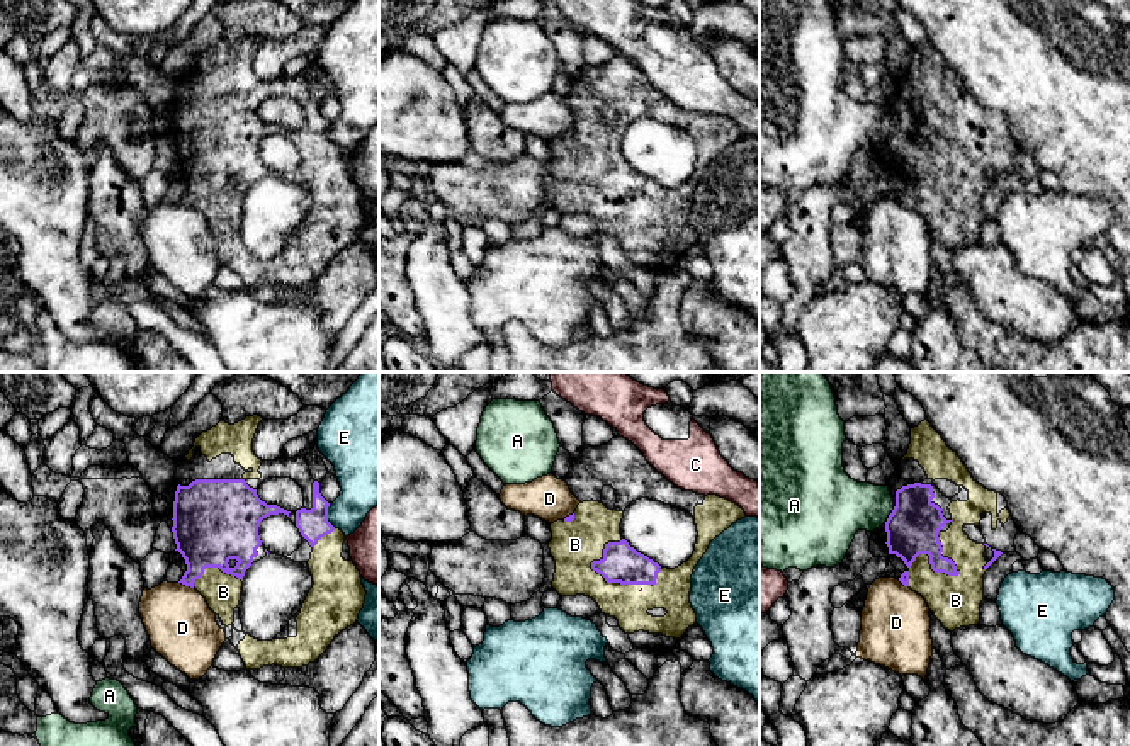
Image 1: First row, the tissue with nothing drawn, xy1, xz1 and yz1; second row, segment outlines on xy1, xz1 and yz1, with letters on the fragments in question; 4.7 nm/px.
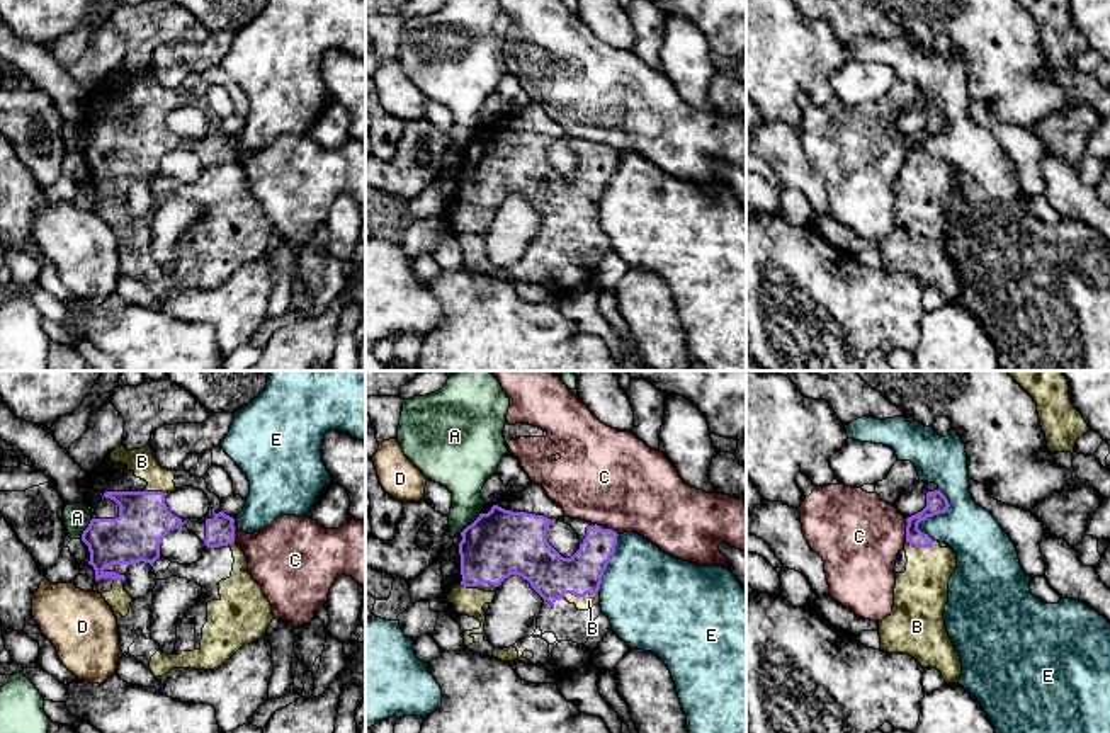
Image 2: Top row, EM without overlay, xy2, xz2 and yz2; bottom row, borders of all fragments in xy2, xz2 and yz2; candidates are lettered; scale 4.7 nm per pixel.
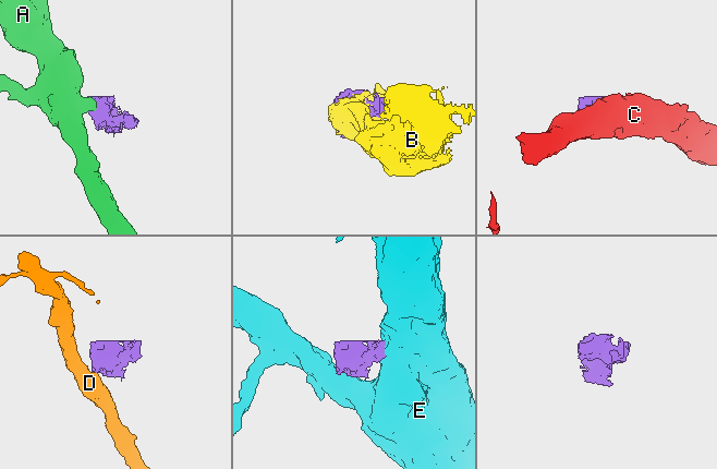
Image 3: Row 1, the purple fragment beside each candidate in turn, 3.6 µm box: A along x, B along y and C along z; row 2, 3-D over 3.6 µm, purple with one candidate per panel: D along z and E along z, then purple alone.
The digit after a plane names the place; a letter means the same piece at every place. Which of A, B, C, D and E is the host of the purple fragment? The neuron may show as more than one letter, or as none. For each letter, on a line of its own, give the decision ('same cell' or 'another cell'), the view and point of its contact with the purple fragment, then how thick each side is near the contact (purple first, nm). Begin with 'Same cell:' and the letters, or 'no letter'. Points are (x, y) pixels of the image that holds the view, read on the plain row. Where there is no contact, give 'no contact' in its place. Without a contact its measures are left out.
Same cell: B
A: another cell; contact xz2 (471, 143); calibres 320 and 220 nm
B: same cell; contact xz1 (629, 203); calibres 180 and 180 nm
C: another cell; contact xy2 (233, 150); calibres 140 and 300 nm
D: another cell; contact xy1 (186, 204); calibres 280 and 320 nm
E: another cell; contact yz2 (932, 135); calibres 100 and 240 nm

